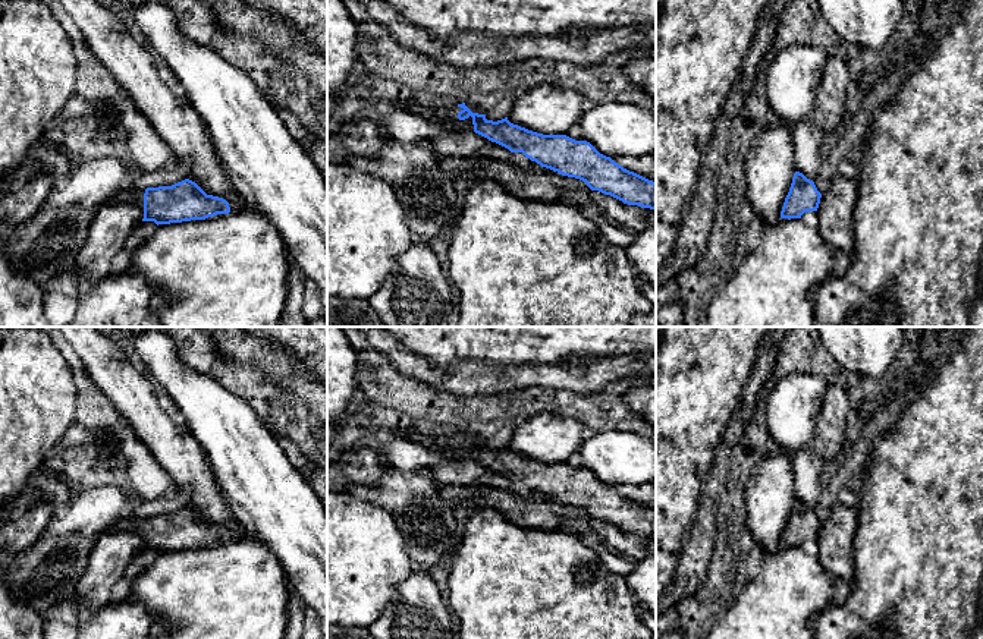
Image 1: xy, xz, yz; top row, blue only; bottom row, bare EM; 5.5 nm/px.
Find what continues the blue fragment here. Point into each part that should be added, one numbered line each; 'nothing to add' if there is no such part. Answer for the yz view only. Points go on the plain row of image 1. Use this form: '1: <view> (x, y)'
nothing to add

